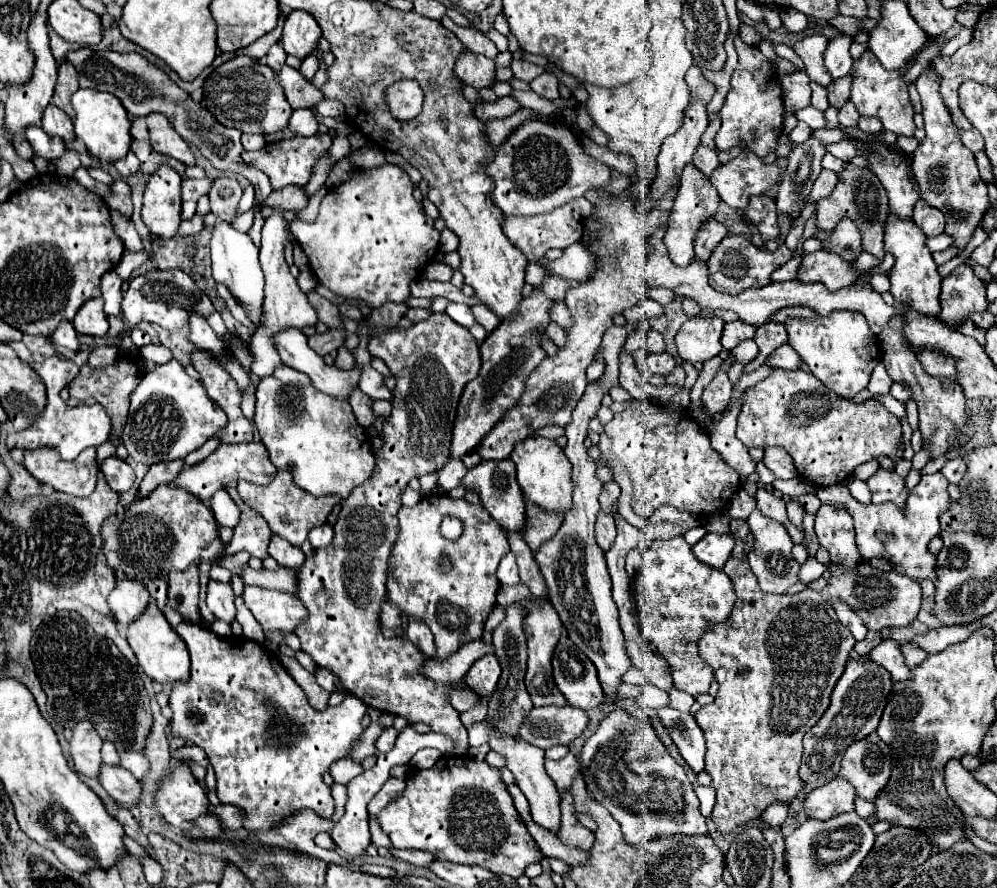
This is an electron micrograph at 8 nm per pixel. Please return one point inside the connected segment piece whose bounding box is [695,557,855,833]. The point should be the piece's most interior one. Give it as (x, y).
(777, 659)

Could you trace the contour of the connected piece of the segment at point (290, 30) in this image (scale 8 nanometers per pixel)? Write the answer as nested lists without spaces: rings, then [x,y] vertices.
[[[291,11],[291,15],[285,19],[281,45],[289,55],[305,59],[317,47],[319,37],[321,37],[321,27],[309,13]]]

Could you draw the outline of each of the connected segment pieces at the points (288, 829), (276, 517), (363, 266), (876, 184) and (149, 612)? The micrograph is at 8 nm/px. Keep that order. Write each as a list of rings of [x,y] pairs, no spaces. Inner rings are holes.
[[[297,813],[291,821],[283,821],[281,827],[273,829],[275,833],[283,835],[295,849],[303,851],[303,853],[309,853],[313,857],[319,857],[327,863],[335,863],[335,865],[341,865],[341,867],[351,867],[351,869],[359,869],[357,865],[351,865],[347,863],[341,855],[337,855],[335,851],[325,851],[321,847],[317,847],[313,843],[313,837],[317,833],[329,832],[335,825],[335,822],[330,819],[317,819],[317,815],[313,813]]]
[[[277,471],[275,479],[269,485],[253,485],[247,481],[239,481],[237,491],[247,505],[257,509],[265,517],[265,521],[269,523],[269,527],[275,535],[287,539],[295,547],[299,547],[307,539],[309,529],[323,525],[327,521],[327,515],[341,503],[341,499],[337,499],[337,495],[327,495],[327,497],[309,495],[307,491],[299,489],[293,483],[293,477],[287,471]]]
[[[385,163],[375,169],[361,169],[351,179],[331,189],[319,207],[319,215],[313,223],[293,221],[291,231],[303,247],[311,271],[317,281],[329,287],[333,293],[361,299],[371,307],[381,307],[387,301],[403,303],[409,297],[409,283],[417,279],[423,269],[435,259],[439,247],[439,231],[427,225],[423,207],[413,197],[413,183],[409,175],[393,163]]]
[[[847,163],[845,171],[839,173],[839,183],[837,183],[833,195],[819,201],[815,225],[817,225],[817,229],[833,231],[833,227],[845,217],[849,217],[857,225],[857,229],[861,233],[863,251],[883,259],[883,255],[885,255],[885,251],[883,251],[883,227],[885,227],[885,219],[889,217],[887,195],[885,195],[885,189],[881,187],[881,181],[871,171],[855,167],[851,163]]]
[[[153,599],[149,601],[147,609],[133,623],[129,623],[127,641],[129,641],[131,649],[135,651],[143,671],[153,681],[165,685],[165,689],[169,689],[173,681],[185,681],[189,677],[189,651],[185,651],[185,645],[181,643],[181,637],[167,623],[165,615],[159,611],[159,607],[157,607],[157,603],[153,603]]]

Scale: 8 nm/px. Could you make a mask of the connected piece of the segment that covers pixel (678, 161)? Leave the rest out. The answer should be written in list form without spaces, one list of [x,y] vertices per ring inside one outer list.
[[[691,101],[685,109],[683,127],[661,145],[661,151],[657,155],[657,179],[649,193],[651,199],[663,199],[665,193],[673,189],[675,179],[691,161],[707,123],[707,105]]]

